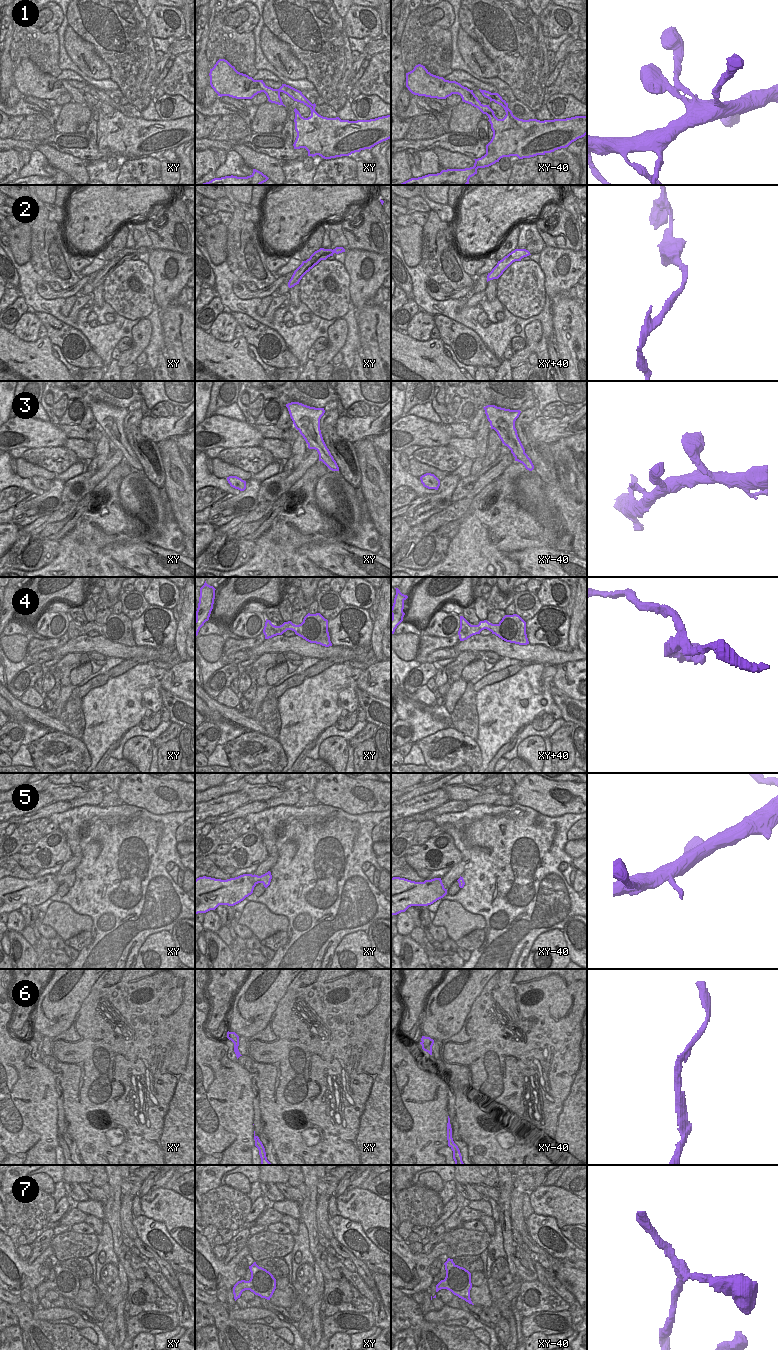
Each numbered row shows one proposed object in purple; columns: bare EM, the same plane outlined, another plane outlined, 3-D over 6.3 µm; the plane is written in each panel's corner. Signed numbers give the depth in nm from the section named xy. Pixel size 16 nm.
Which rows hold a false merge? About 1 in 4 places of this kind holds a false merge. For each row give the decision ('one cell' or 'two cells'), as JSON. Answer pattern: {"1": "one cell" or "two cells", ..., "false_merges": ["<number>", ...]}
{"1": "one cell", "2": "one cell", "3": "one cell", "4": "one cell", "5": "one cell", "6": "one cell", "7": "one cell", "false_merges": []}

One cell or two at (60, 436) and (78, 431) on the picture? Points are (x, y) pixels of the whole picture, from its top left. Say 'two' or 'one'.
two

